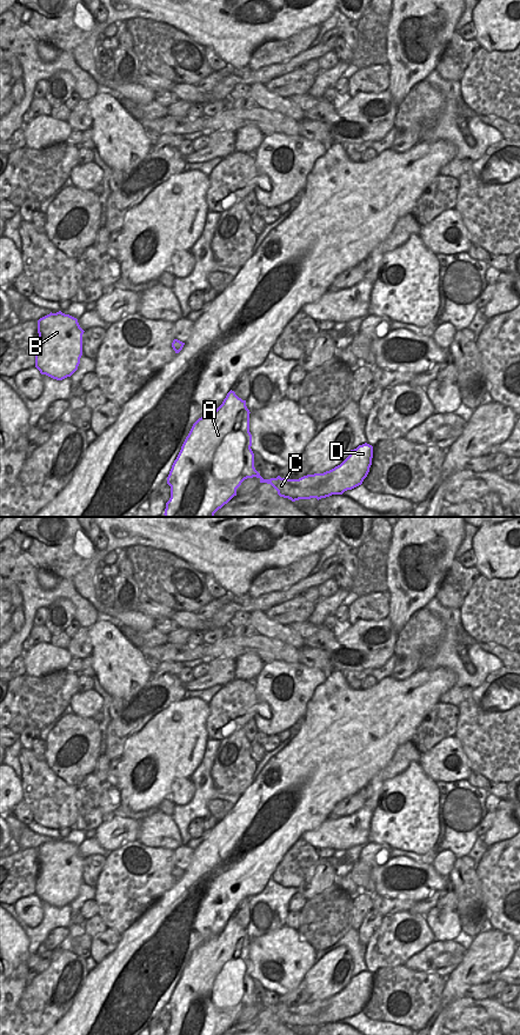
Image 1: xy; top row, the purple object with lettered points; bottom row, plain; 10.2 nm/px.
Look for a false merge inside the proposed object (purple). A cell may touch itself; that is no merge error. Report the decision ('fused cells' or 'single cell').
single cell

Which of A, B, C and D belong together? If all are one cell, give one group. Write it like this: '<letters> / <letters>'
A B C D

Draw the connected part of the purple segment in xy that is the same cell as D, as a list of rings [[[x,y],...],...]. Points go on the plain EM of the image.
[[[231,917],[216,937],[193,951],[167,1004],[171,1026],[166,1035],[222,1035],[236,1023],[236,1016],[241,1010],[253,1004],[259,1006],[260,1010],[271,1011],[280,1024],[292,1029],[311,1026],[319,1028],[332,1022],[342,1022],[361,1013],[367,1004],[372,993],[373,974],[365,970],[351,977],[349,983],[340,993],[324,1001],[307,1002],[299,1007],[286,1007],[280,1003],[264,1007],[254,995],[249,941],[246,928]]]

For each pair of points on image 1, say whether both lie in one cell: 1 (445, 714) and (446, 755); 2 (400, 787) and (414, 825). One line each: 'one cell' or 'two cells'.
1: two cells
2: one cell

